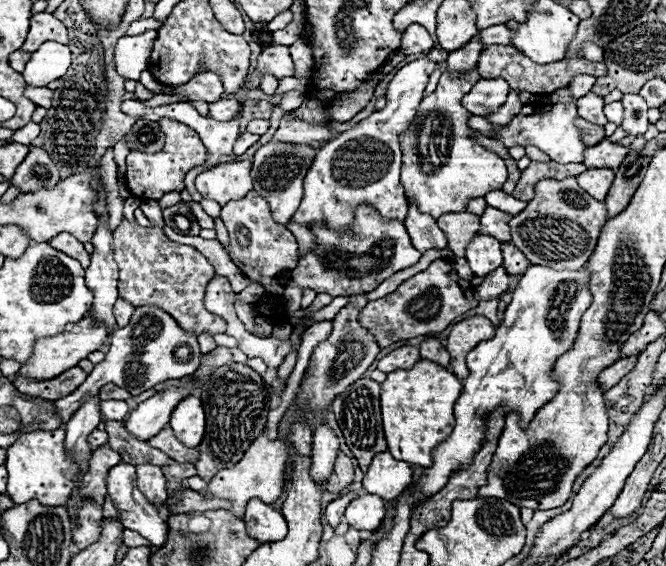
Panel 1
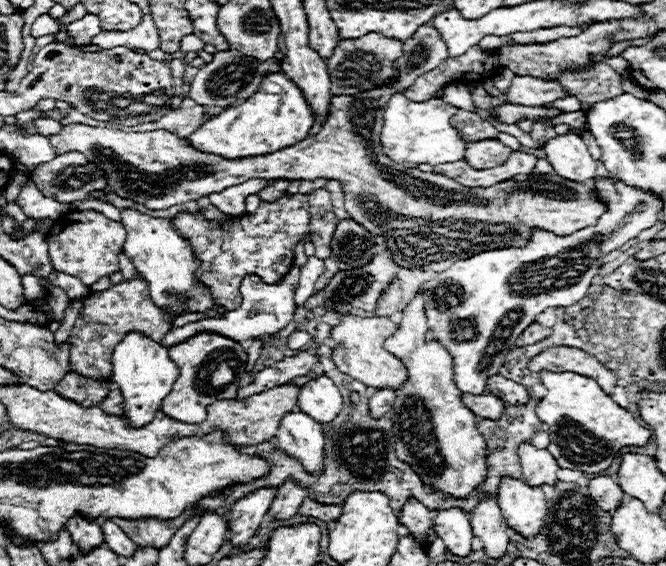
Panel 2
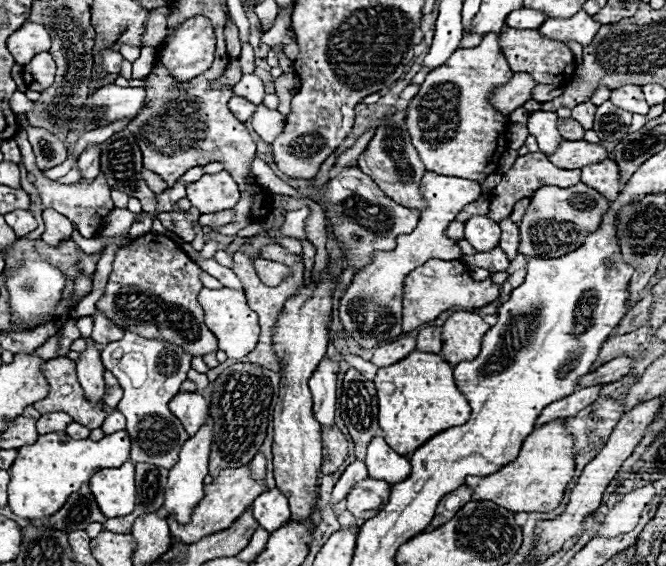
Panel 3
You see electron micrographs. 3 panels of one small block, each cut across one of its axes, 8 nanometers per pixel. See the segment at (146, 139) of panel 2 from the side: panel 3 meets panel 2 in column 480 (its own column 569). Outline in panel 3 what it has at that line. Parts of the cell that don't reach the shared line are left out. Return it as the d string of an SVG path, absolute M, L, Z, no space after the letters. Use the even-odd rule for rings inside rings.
M578 182L570 188L542 186L536 190L522 222L518 254L534 258L560 258L582 246L584 238L600 226L602 214L608 210L608 200L594 188Z

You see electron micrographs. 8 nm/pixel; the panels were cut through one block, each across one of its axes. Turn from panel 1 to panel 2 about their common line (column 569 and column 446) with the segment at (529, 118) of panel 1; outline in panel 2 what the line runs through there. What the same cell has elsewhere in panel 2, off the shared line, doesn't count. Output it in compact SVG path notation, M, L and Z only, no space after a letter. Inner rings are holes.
M394 94L384 110L384 126L380 132L380 142L384 154L392 162L400 164L446 164L458 162L466 156L466 140L460 138L460 132L450 124L450 118L458 112L456 106L442 102L440 98L430 98L424 102L412 102L404 94Z

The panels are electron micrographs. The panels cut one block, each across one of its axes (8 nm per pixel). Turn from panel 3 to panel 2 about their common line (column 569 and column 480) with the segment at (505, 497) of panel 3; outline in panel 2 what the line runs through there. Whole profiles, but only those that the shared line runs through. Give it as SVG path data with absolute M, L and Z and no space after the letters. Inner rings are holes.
M416 294L404 308L404 318L396 334L384 342L386 350L408 366L408 380L398 390L392 410L398 438L394 450L398 460L408 464L426 486L440 490L444 496L466 498L488 476L486 440L478 432L476 414L462 404L460 390L454 386L454 360L450 352L438 342L426 342L426 330L424 298Z

